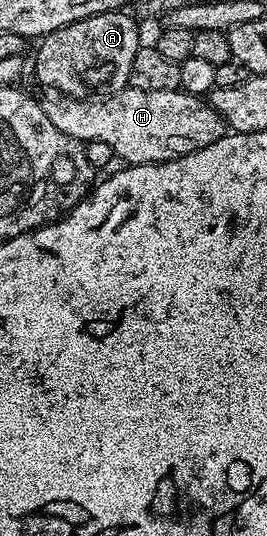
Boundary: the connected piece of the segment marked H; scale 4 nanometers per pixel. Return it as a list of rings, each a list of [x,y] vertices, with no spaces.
[[[125,88],[126,90],[122,90],[119,92],[119,94],[110,94],[107,96],[107,98],[102,98],[99,100],[99,102],[86,102],[90,100],[83,100],[81,97],[78,96],[50,96],[54,98],[45,99],[45,101],[42,102],[42,107],[44,108],[44,112],[48,116],[48,120],[52,120],[52,124],[56,124],[56,128],[60,128],[60,132],[64,132],[69,138],[77,138],[79,142],[85,144],[87,142],[103,142],[104,144],[108,144],[110,147],[113,148],[115,155],[119,159],[123,158],[123,163],[126,164],[141,164],[143,162],[164,162],[167,158],[176,158],[179,154],[191,154],[192,152],[196,152],[200,148],[204,148],[208,144],[212,144],[216,141],[217,138],[221,138],[224,133],[224,123],[222,121],[222,117],[218,114],[217,110],[214,109],[213,105],[207,104],[206,106],[204,103],[202,103],[203,99],[201,97],[195,96],[192,93],[189,92],[179,92],[178,90],[168,90],[166,92],[144,92],[143,90],[135,90],[133,88]]]

